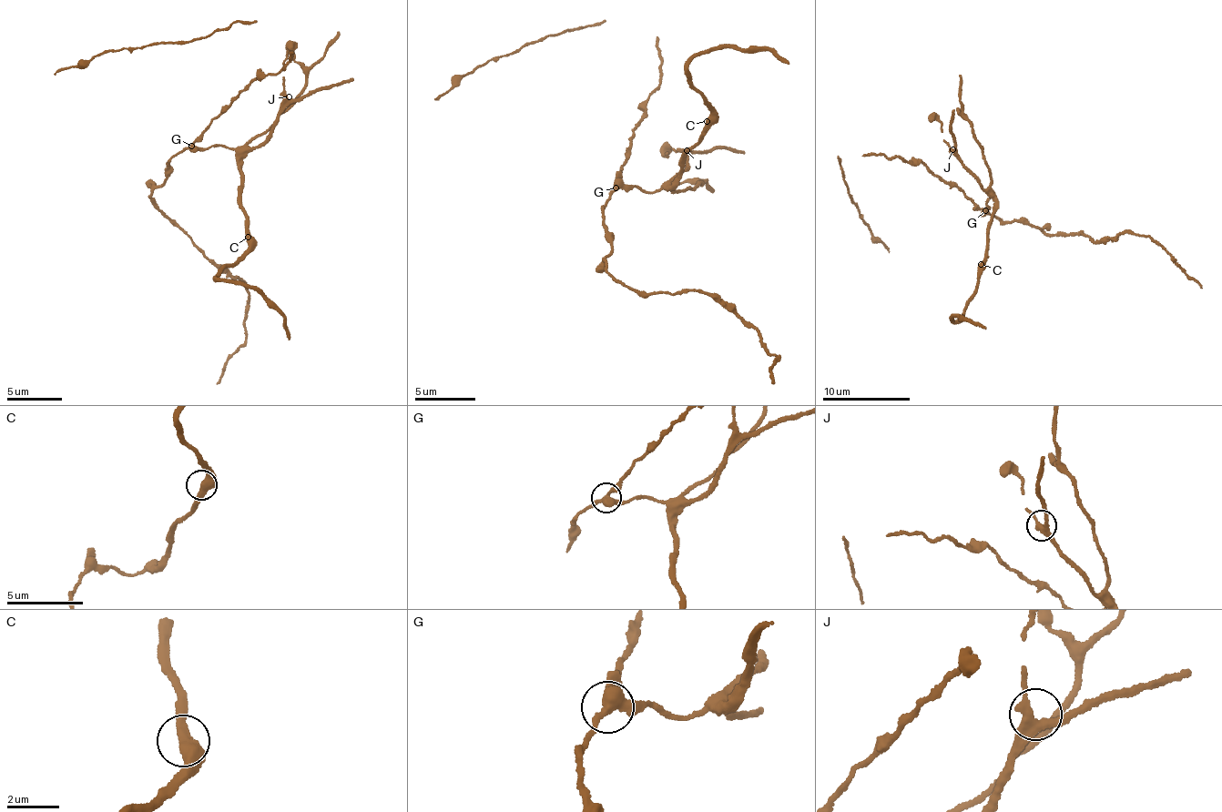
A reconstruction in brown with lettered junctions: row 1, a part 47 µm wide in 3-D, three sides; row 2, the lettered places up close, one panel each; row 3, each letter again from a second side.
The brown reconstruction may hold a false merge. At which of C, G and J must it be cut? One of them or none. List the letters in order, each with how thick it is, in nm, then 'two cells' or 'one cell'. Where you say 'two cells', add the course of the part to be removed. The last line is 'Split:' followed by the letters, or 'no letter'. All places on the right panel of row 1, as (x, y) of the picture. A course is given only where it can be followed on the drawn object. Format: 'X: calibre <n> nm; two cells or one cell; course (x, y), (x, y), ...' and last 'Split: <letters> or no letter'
C: calibre 460 nm; one cell
G: calibre 380 nm; two cells
J: calibre 320 nm; one cell
Split: G

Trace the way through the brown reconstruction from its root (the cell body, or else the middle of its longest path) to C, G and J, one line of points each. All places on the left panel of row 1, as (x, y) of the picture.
C: (215, 118), (196, 143), (197, 147), (210, 149), (218, 146), (231, 147), (236, 153), (248, 237)
G: (215, 118), (191, 145)
J: (215, 118), (196, 143), (197, 147), (259, 144), (272, 132), (276, 114), (289, 96)

